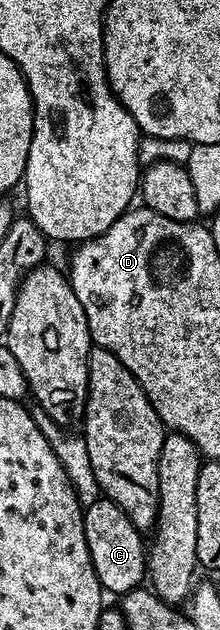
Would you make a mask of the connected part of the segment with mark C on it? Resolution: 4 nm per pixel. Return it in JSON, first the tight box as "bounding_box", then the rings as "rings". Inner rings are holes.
{"bounding_box":[84,499,146,595],"rings":[[[107,499],[95,501],[84,509],[84,530],[86,547],[90,551],[101,590],[105,594],[123,595],[141,588],[146,577],[146,541],[140,538],[143,537],[141,530],[130,523],[126,511]]]}

